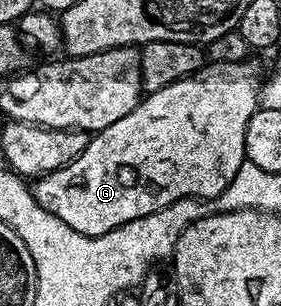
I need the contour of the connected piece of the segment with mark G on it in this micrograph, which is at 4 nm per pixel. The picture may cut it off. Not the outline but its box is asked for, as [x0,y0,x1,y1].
[32,63,258,237]

